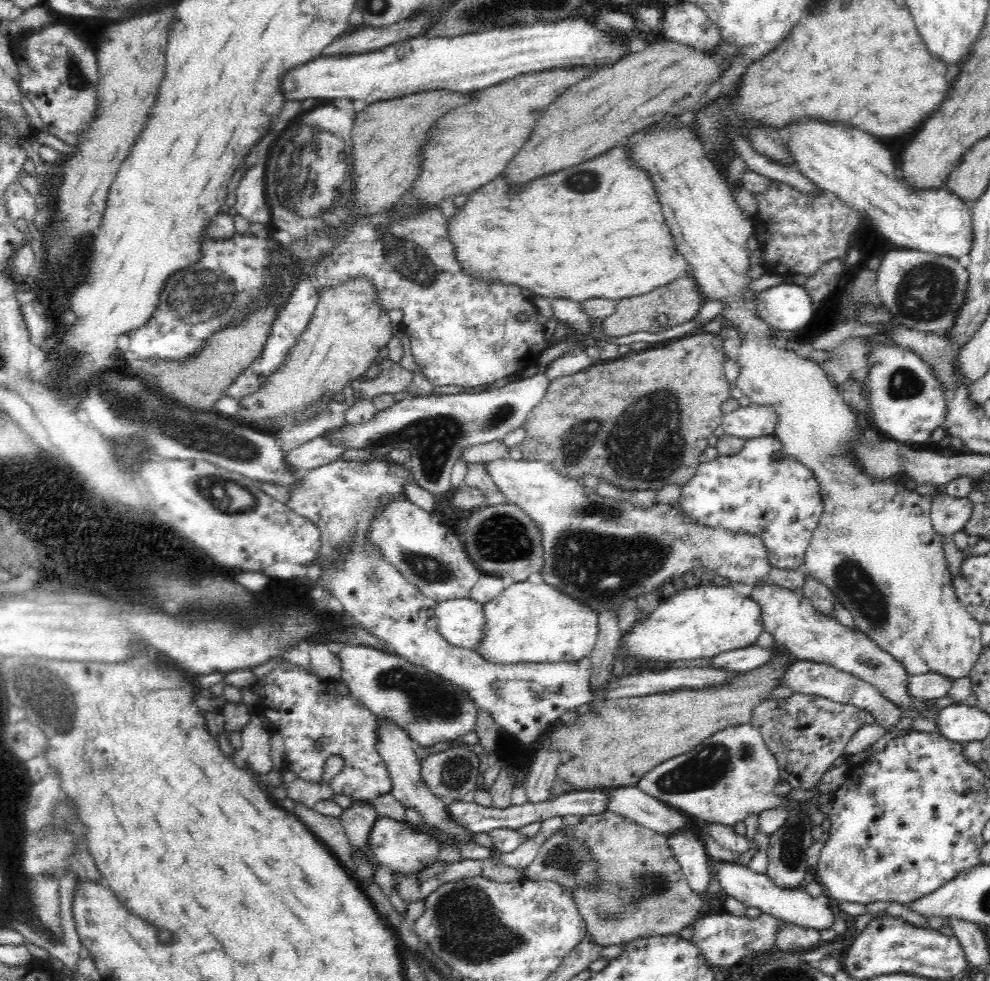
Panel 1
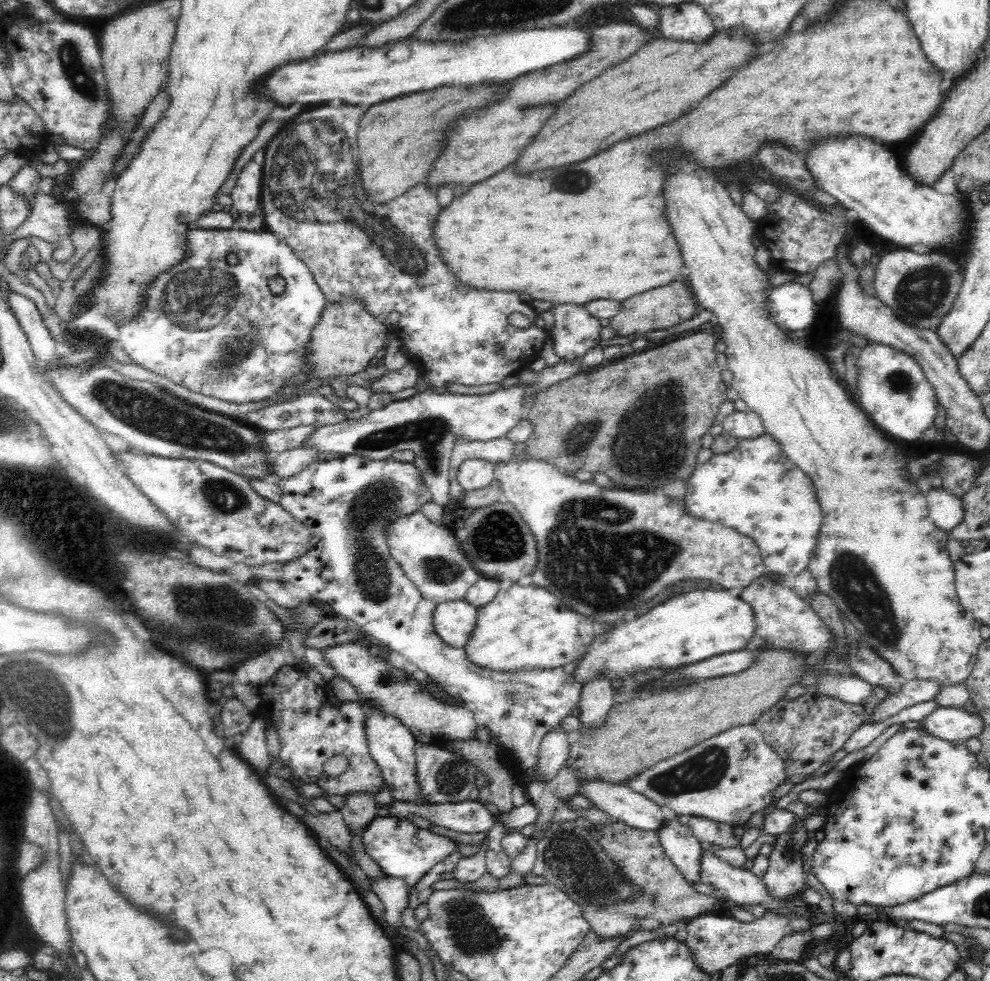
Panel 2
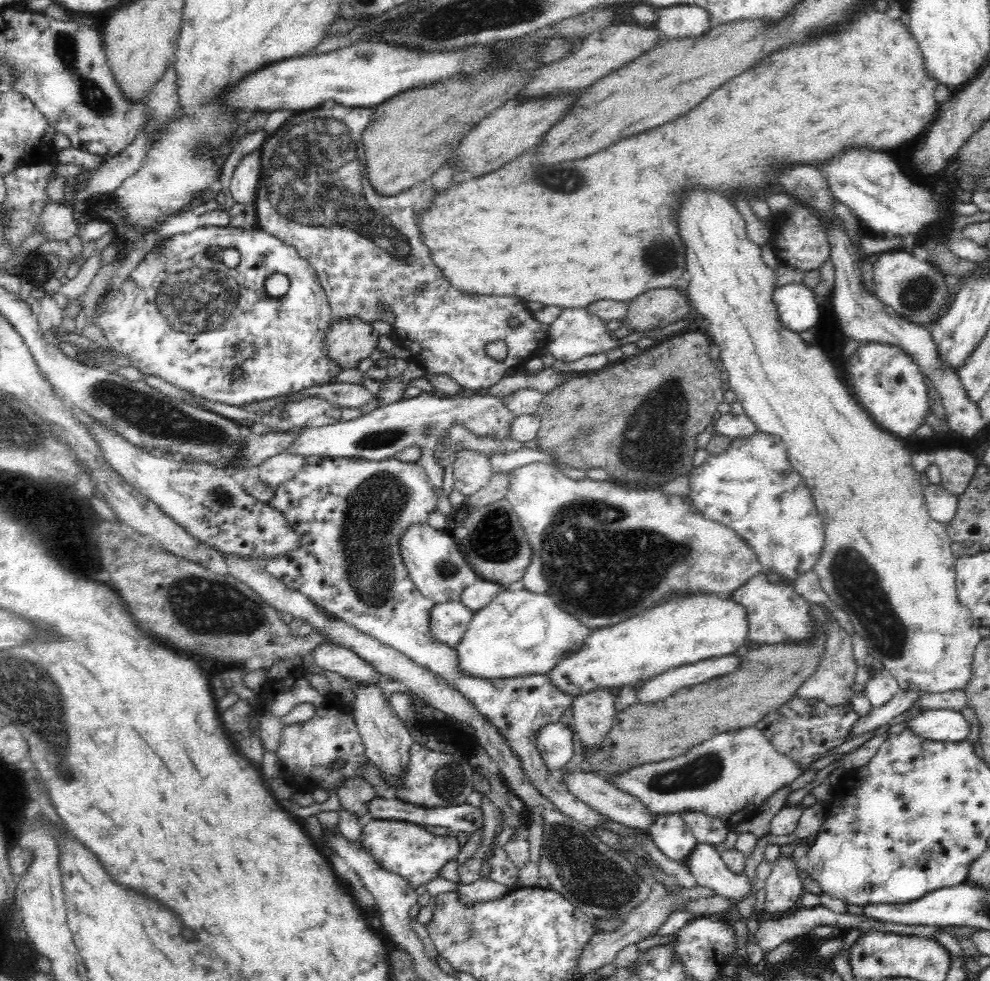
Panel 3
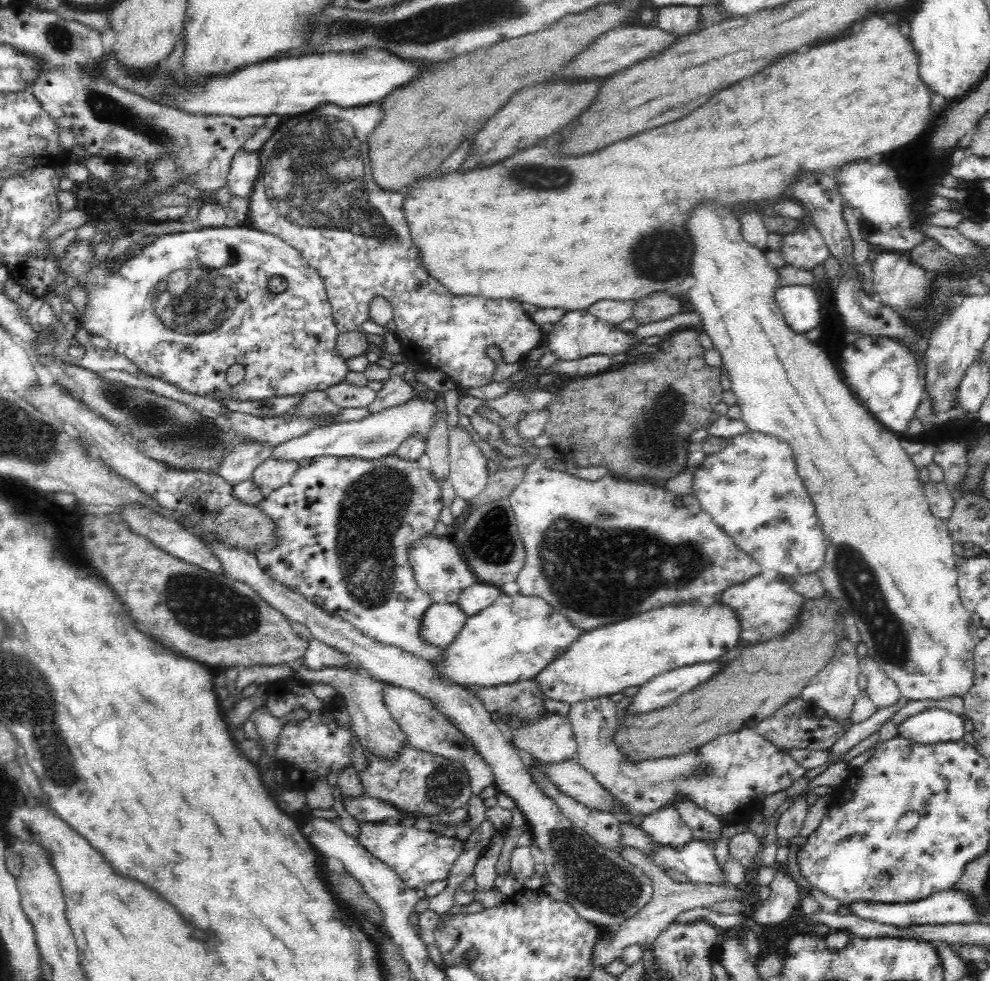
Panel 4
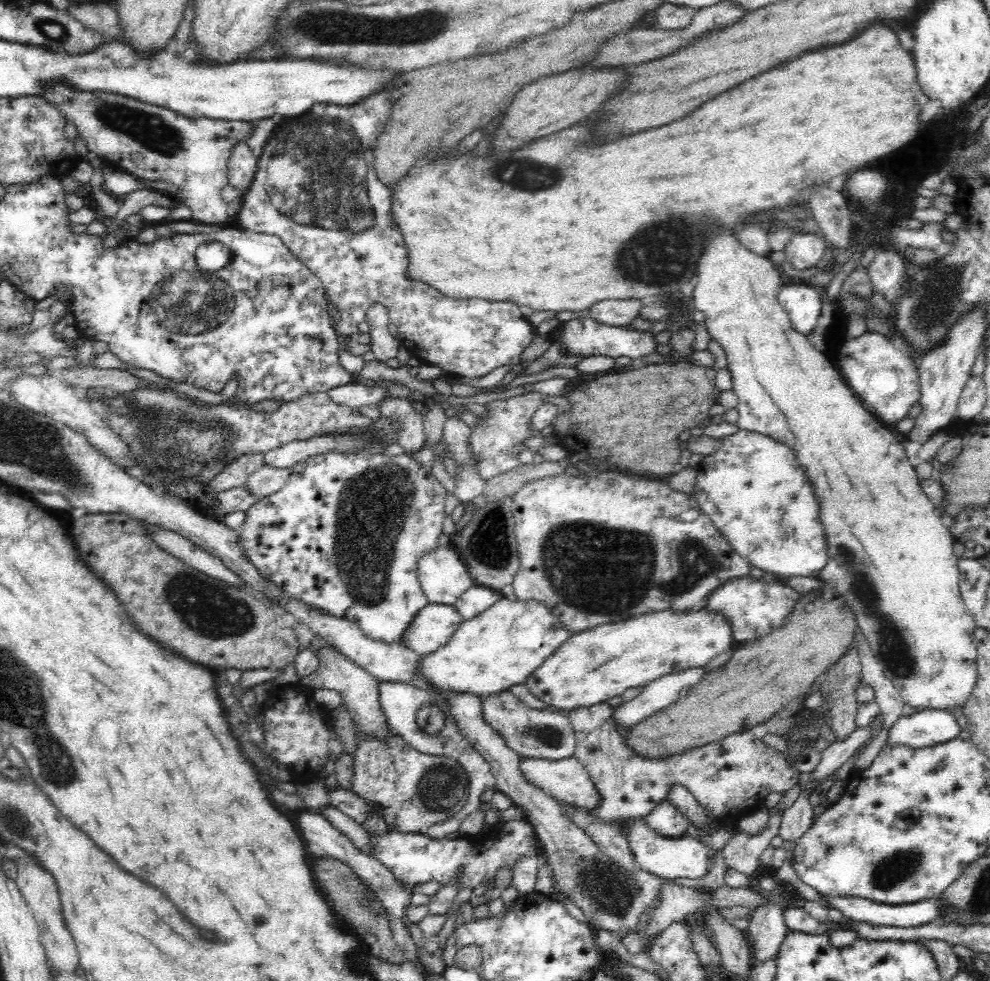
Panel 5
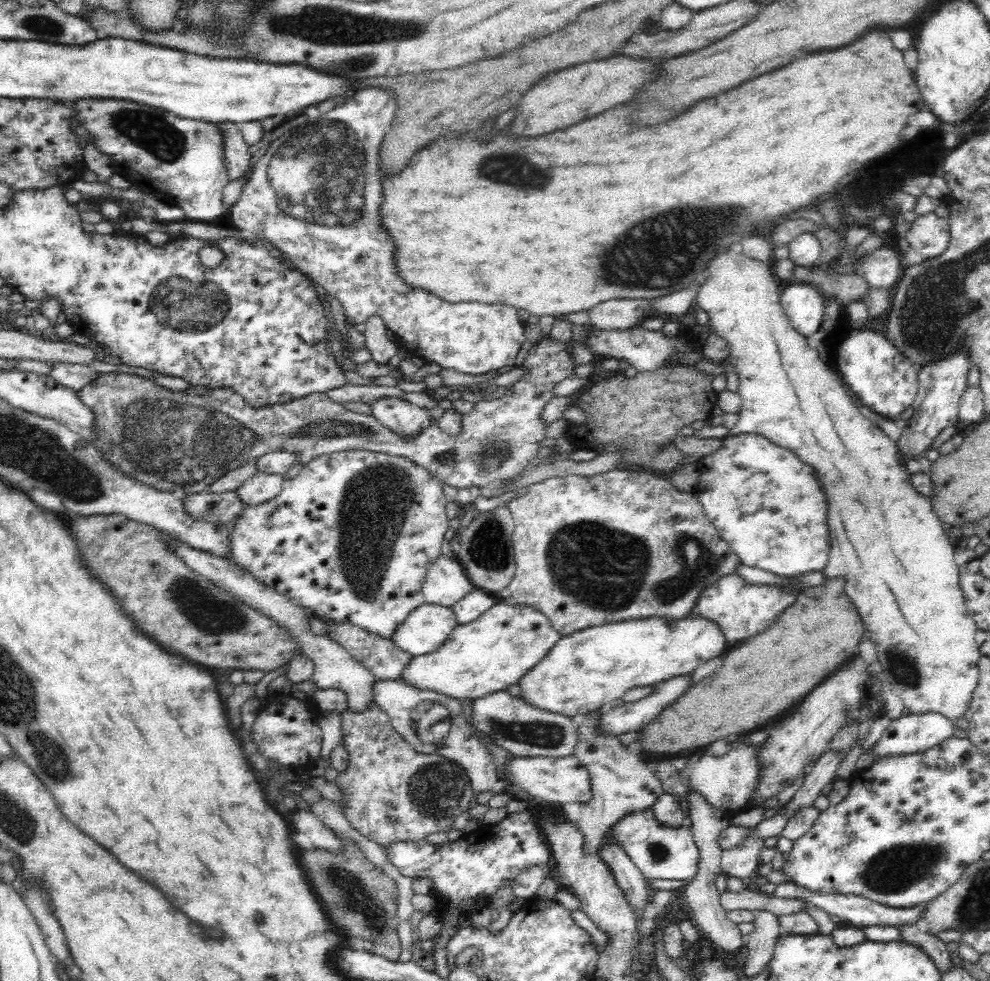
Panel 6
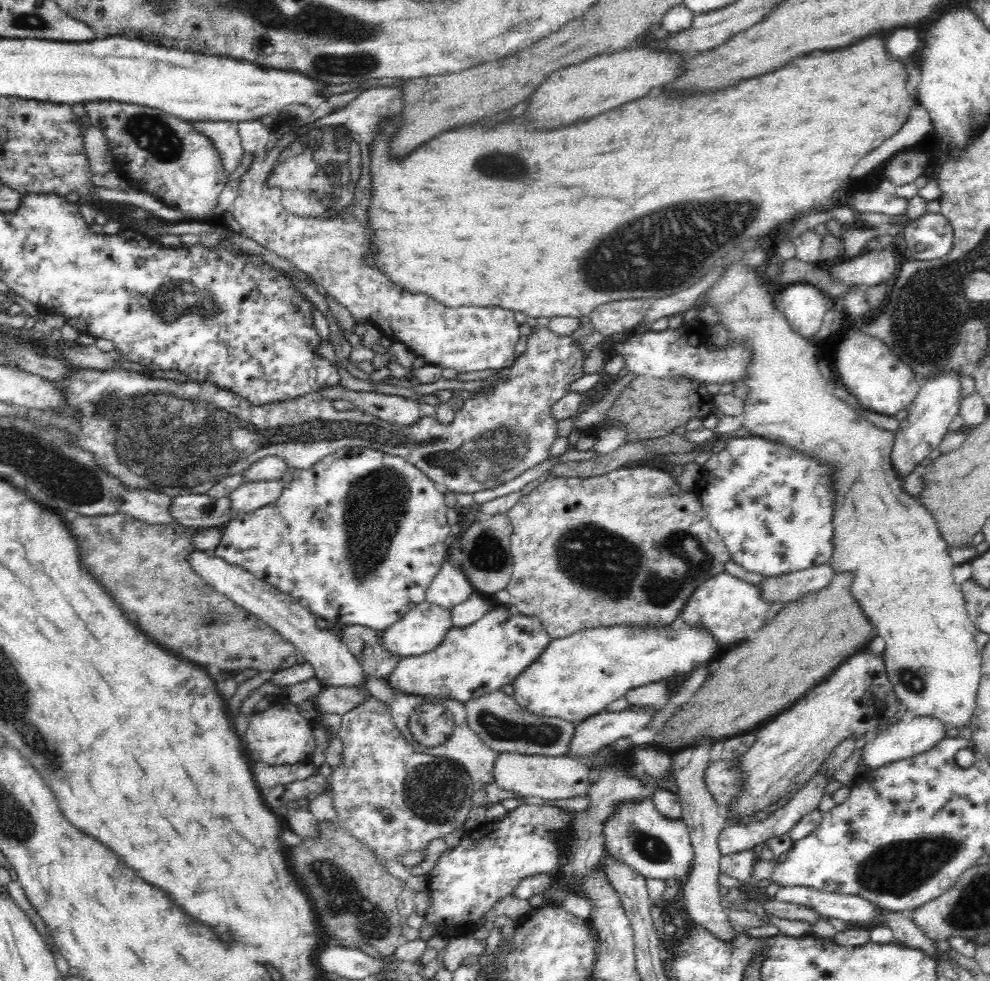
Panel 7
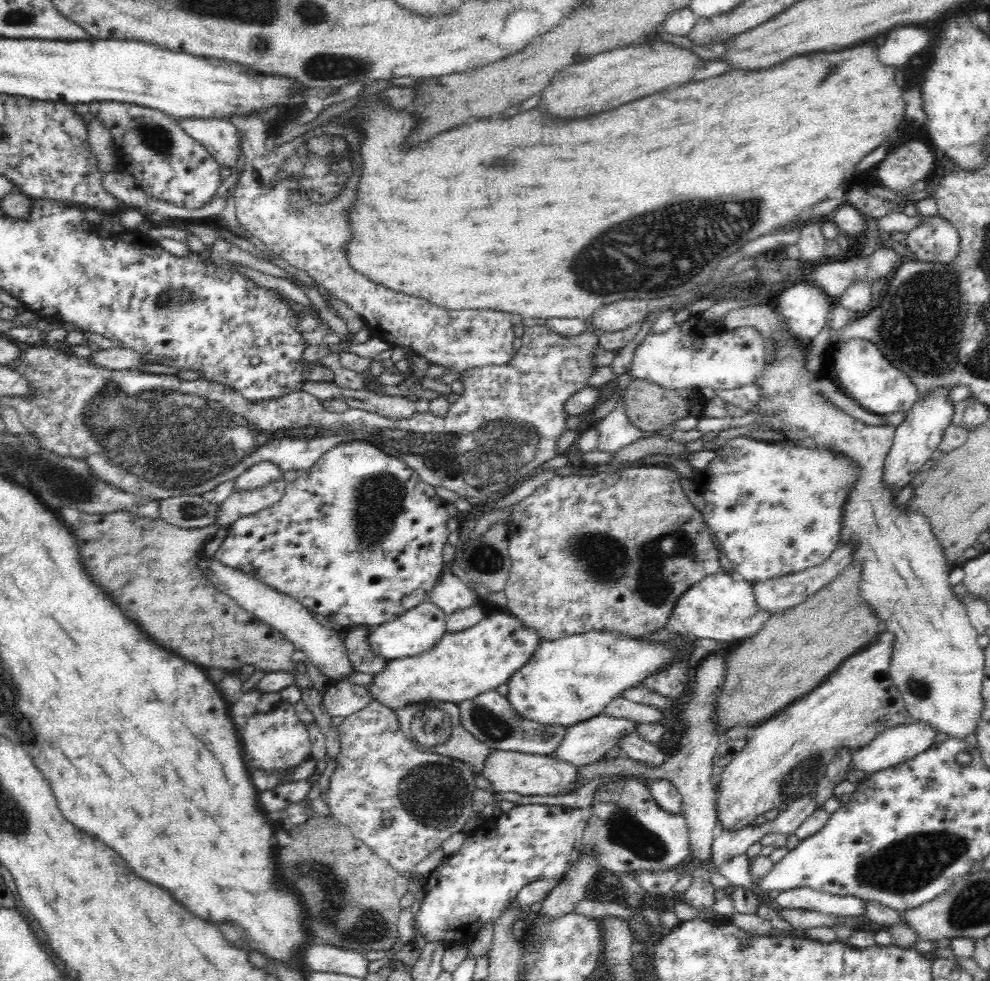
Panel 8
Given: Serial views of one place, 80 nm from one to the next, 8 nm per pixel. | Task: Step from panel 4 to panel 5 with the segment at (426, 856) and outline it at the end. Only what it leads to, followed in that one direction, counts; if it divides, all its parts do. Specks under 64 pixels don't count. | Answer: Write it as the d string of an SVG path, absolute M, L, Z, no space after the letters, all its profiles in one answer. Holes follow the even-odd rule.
M509 817L506 821L496 822L491 830L486 830L475 837L460 836L456 839L432 839L425 835L424 832L418 834L398 833L390 831L379 837L371 837L372 846L374 846L375 857L387 866L397 881L405 882L408 888L415 884L422 884L429 880L436 880L440 887L456 885L456 890L470 888L473 890L480 885L486 885L496 876L498 870L507 867L513 869L514 863L524 857L536 857L542 854L542 847L539 846L538 839L533 826L525 817L514 820Z

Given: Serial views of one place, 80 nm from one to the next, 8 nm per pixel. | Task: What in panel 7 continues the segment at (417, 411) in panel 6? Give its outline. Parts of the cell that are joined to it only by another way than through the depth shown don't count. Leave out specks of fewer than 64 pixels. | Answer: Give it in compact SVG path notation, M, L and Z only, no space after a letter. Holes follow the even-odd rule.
M339 384L322 386L316 391L331 401L348 400L354 404L354 408L373 414L390 424L408 426L420 418L419 403L401 396L382 395L371 391L352 391Z

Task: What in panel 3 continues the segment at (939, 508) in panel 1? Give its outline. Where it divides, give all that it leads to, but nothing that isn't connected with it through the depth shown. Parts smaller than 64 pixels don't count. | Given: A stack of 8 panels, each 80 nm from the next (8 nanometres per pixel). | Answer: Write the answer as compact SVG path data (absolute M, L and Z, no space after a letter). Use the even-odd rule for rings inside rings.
M930 483L923 492L930 517L944 525L950 523L957 510L957 496L944 489L941 483Z

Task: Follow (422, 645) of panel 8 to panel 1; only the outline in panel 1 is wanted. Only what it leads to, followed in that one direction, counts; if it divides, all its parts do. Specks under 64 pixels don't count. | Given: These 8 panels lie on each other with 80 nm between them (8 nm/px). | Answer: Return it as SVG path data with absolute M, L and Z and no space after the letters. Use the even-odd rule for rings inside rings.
M455 598L436 604L438 631L446 642L461 650L472 650L484 636L482 605L468 598Z

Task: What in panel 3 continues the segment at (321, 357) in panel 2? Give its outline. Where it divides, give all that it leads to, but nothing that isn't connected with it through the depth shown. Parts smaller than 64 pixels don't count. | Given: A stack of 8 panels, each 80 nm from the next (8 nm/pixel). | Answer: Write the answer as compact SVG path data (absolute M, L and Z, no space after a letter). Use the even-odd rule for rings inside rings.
M358 317L332 321L324 345L328 356L344 369L356 367L360 360L368 358L377 348L379 334L369 323L360 321Z

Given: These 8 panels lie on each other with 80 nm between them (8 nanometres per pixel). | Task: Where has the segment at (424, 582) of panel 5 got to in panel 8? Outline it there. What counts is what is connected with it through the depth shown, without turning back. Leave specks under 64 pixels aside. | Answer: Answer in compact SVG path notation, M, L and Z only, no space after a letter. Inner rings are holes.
M449 568L444 569L437 583L431 588L428 600L446 615L470 608L479 602L467 583L458 579Z

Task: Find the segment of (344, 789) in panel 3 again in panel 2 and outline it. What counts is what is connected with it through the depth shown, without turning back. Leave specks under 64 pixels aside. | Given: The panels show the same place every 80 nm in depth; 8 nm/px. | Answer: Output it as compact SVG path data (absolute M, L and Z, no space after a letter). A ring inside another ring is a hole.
M350 792L344 794L343 805L338 809L343 816L347 828L351 828L356 836L361 836L364 828L376 817L375 795L367 792Z

